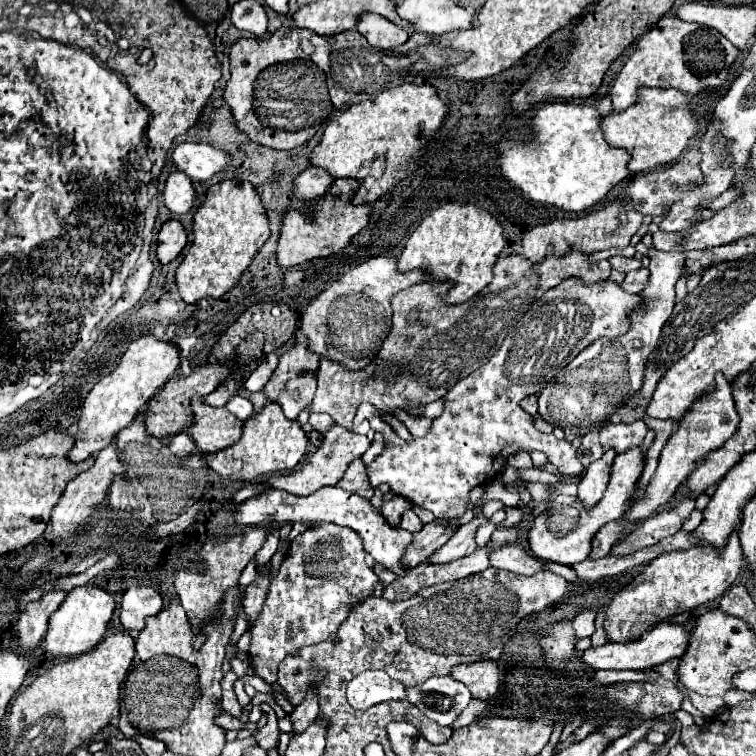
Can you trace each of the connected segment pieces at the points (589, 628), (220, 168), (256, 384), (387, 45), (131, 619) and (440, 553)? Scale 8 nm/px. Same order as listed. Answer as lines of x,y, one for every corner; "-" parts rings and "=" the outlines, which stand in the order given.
582,610
582,612
574,618
572,626
574,626
578,638
590,638
590,636
596,632
596,626
594,626
596,614
598,614
596,610
=
178,144
172,158
178,170
188,174
194,182
208,182
214,174
224,172
232,164
232,156
226,150
210,144
=
268,354
266,360
262,364
258,364
258,368
246,380
246,390
248,392
262,392
266,382
270,380
272,372
276,370
276,366
278,366
278,356
276,354
=
362,14
356,30
376,50
394,50
408,40
408,32
376,14
=
156,584
128,588
120,604
120,624
124,630
140,632
146,626
148,616
156,616
162,610
162,596
=
480,512
480,514
478,514
474,520
470,520
466,526
460,526
460,528
454,532
454,536
428,558
428,562
430,562
430,564
448,564
448,562
454,562
454,560
458,560
458,558
464,558
464,556
472,554
474,548
476,548
476,542
474,542
476,528
478,528
478,524
484,524
484,522
488,522
488,520
486,520
486,518
482,516
482,512

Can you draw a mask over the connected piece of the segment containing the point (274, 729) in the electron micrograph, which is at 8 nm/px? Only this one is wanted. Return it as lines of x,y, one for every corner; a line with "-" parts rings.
270,710
266,714
268,714
268,722
262,728
258,728
258,732
256,732
254,738
256,738
256,742
258,742
260,748
270,750
270,748
276,748
278,746
278,734
280,734
280,730
278,730
276,712

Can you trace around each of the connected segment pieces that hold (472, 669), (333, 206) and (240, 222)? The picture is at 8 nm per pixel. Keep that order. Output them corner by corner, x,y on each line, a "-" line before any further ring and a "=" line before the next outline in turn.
482,660
474,664
458,664
452,668
450,676
472,692
472,698
476,700
490,700
496,696
500,686
498,666
492,660
=
348,178
336,180
326,196
312,200
312,204
316,206
312,220
304,218
304,214
296,210
286,212
282,222
282,234
278,240
278,252
276,252
278,264
290,268
290,266
298,266
316,258
326,258
344,250
354,240
354,236
368,226
370,214
372,214
372,206
368,204
354,206
350,202
358,188
360,188
358,180
348,180
=
226,180
208,188
204,204
194,216
194,242
188,248
182,264
176,270
176,284
180,296
188,304
202,298
222,298
238,286
244,270
252,264
258,250
270,238
266,210
248,182

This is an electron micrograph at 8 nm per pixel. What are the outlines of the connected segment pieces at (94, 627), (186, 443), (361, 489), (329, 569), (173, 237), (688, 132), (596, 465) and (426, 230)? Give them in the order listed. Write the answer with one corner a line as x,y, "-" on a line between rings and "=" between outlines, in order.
96,584
76,586
74,590
68,592
60,608
50,616
48,632
44,638
46,652
52,652
54,656
80,656
92,650
106,634
106,626
114,614
114,608
116,602
104,588
=
182,432
182,434
178,434
178,436
172,438
170,450
172,450
172,454
176,454
176,456
190,456
190,454
196,450
196,444
194,444
194,440
192,440
190,434
=
360,458
354,460
348,466
344,478
336,486
344,488
348,492
354,492
354,494
358,494
362,498
368,498
368,500
374,496
374,488
370,486
370,480
368,480
368,474
366,474
366,466
364,466
364,462
=
320,524
291,543
278,574
270,576
268,596
260,616
250,624
250,652
254,672
264,682
276,682
278,664
288,656
296,656
300,648
320,644
348,618
354,604
368,598
378,584
376,574
364,562
364,546
354,530
=
168,220
158,232
158,260
162,264
170,264
188,244
188,236
184,226
178,220
=
640,90
640,102
624,112
612,112
602,118
604,138
616,148
628,150
632,156
628,168
632,174
648,172
660,166
674,164
700,132
700,122
686,94
678,90
=
610,450
604,452
604,456
596,462
592,462
586,470
586,474
582,476
582,482
578,484
578,498
580,502
584,504
586,510
594,508
602,496
604,496
604,490
608,486
608,480
610,480
610,468
612,468
612,462
614,462
614,456
=
446,202
432,210
430,216
414,230
396,266
400,272
420,268
430,276
428,282
450,282
452,288
444,294
444,302
462,304
492,280
492,266
502,248
502,228
494,216
474,204

